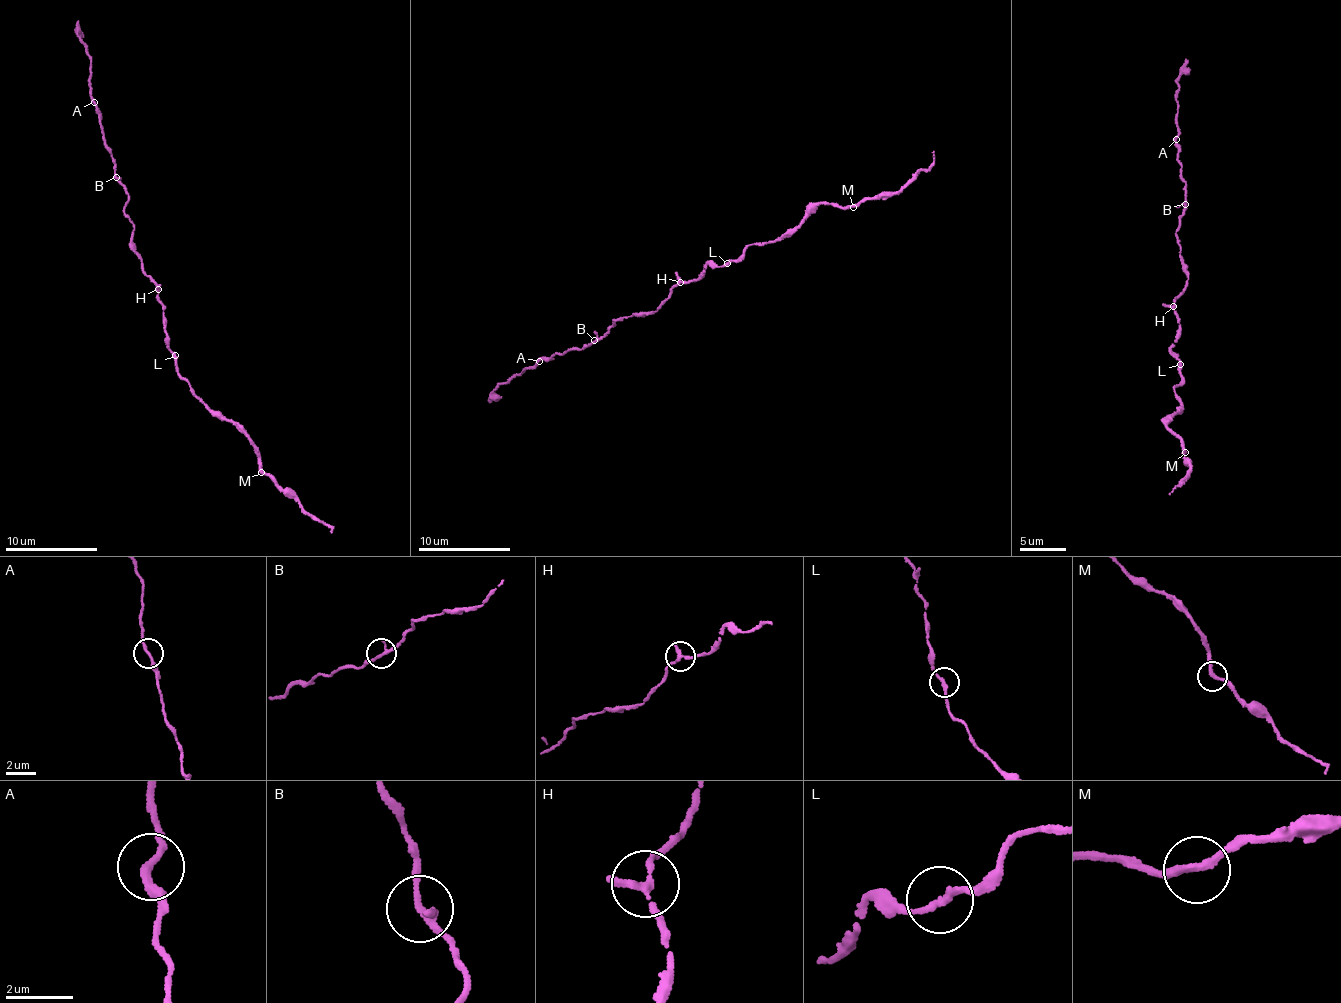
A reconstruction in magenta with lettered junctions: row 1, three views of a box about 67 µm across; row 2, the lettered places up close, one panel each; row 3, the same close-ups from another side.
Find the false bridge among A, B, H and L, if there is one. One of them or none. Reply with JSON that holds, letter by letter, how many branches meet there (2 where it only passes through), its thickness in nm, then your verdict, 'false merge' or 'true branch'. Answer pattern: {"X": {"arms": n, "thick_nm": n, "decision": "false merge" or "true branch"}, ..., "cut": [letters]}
{"A": {"arms": 2, "thick_nm": 220, "decision": "true branch"}, "B": {"arms": 2, "thick_nm": 200, "decision": "true branch"}, "H": {"arms": 2, "thick_nm": 200, "decision": "true branch"}, "L": {"arms": 2, "thick_nm": 200, "decision": "true branch"}, "cut": []}

